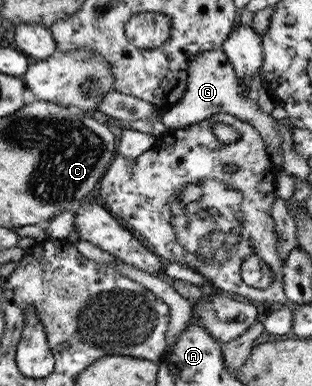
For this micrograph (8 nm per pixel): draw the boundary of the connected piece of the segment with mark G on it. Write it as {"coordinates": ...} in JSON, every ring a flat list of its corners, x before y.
{"coordinates":[[208,50,196,54,193,60,187,64,188,77,186,77,186,91,180,97,180,101,171,109,163,111,161,122,169,130,190,127,191,125,203,122,214,114,231,114,248,122,259,131,264,141,266,150,270,154,271,161,277,166,282,166,284,158,282,154,280,132,277,128,275,118,264,112,257,103,255,95,242,92,238,86,238,76,234,72,229,59,222,50]]}

